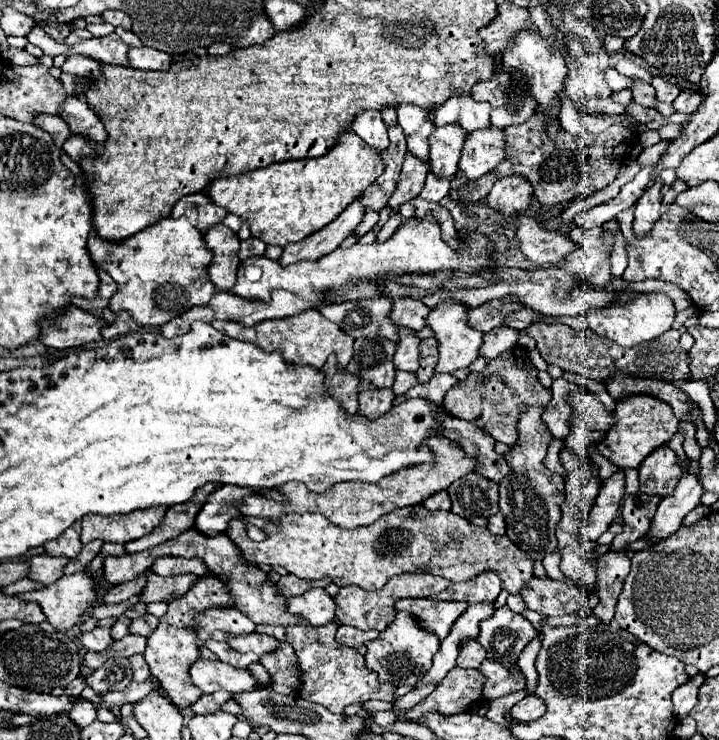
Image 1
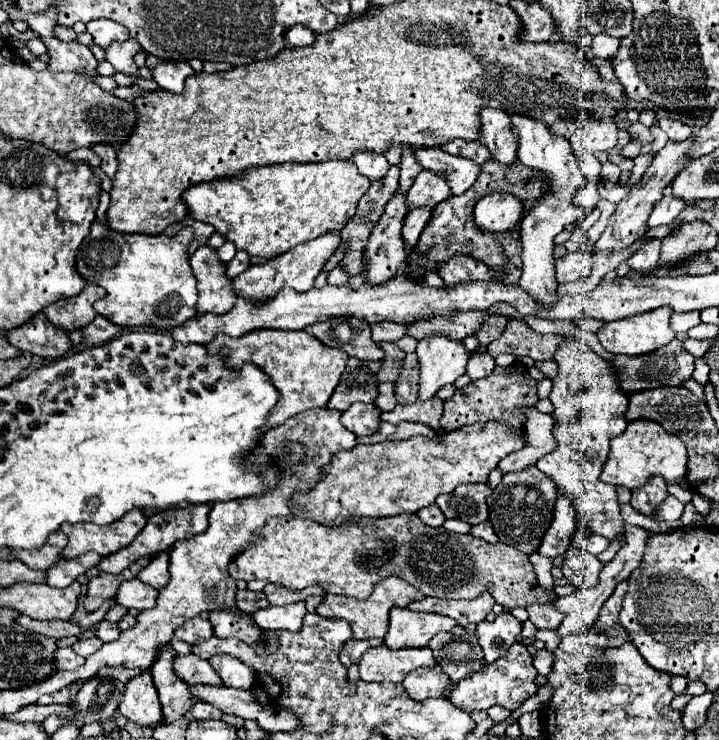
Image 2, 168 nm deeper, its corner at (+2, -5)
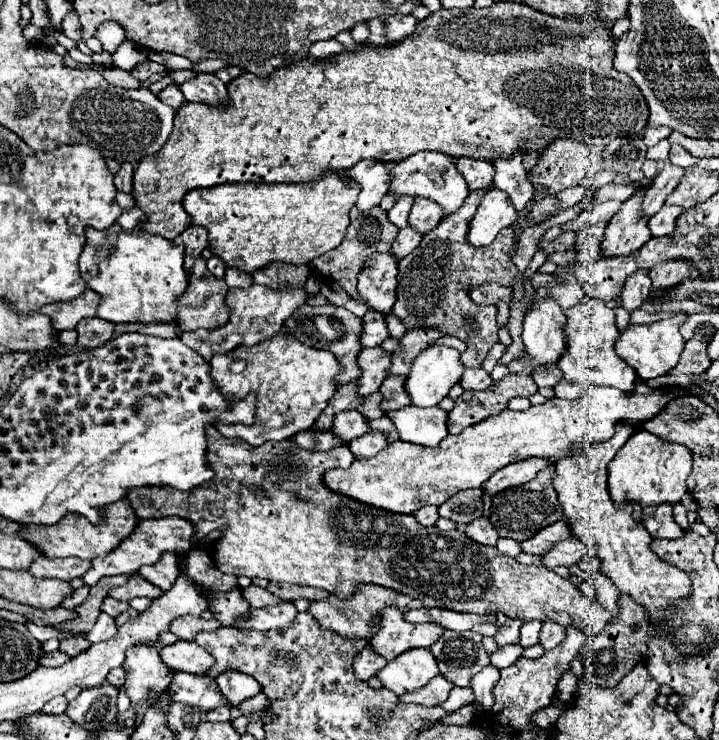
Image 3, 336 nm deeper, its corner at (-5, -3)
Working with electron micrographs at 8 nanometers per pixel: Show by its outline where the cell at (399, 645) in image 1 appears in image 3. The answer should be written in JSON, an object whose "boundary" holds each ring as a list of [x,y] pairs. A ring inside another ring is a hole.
{"boundary":[[[410,649],[388,661],[388,665],[380,669],[376,677],[386,689],[402,695],[424,687],[438,673],[438,663],[430,649]]]}

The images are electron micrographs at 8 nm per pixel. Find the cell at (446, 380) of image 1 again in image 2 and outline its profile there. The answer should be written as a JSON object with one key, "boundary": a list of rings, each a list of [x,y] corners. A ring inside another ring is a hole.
{"boundary":[[[433,397],[427,401],[415,401],[413,405],[397,405],[393,411],[383,413],[381,421],[389,421],[393,425],[399,425],[403,421],[415,421],[435,429],[437,433],[443,433],[439,425],[441,415],[443,415],[443,401],[439,397]]]}

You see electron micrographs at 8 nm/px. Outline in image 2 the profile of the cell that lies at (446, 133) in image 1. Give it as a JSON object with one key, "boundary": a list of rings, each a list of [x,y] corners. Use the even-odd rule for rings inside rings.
{"boundary":[[[421,171],[413,183],[413,187],[407,191],[407,209],[417,207],[429,207],[433,209],[437,203],[449,199],[449,187],[443,177],[437,177],[429,171]]]}

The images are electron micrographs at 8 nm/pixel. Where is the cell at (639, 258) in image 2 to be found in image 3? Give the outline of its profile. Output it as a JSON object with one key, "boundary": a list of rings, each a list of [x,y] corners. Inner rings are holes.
{"boundary":[[[638,269],[636,273],[632,273],[624,287],[622,287],[622,307],[630,313],[634,309],[638,309],[648,297],[650,297],[650,287],[652,287],[652,279],[648,277],[646,269]]]}

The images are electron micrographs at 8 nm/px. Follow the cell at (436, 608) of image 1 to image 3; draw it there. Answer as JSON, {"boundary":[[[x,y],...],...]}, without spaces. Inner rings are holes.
{"boundary":[[[388,607],[382,613],[382,627],[376,637],[370,639],[372,649],[380,653],[384,659],[392,661],[402,651],[414,647],[432,647],[438,637],[442,637],[446,629],[432,621],[428,623],[408,623],[404,613],[396,607]]]}

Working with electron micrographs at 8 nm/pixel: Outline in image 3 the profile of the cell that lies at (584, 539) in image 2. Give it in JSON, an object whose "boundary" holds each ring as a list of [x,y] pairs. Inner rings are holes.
{"boundary":[[[572,535],[572,537],[564,539],[562,543],[554,545],[554,549],[550,549],[548,555],[544,555],[544,565],[548,569],[552,569],[556,565],[566,565],[568,567],[568,565],[574,565],[580,559],[588,557],[590,551],[592,549],[588,545],[584,545],[576,535]]]}

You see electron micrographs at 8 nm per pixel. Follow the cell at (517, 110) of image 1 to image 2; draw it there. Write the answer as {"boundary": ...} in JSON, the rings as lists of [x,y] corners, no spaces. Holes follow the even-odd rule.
{"boundary":[[[481,109],[481,123],[483,127],[479,141],[489,149],[491,159],[497,159],[505,165],[513,165],[517,139],[511,131],[511,117],[499,109]]]}

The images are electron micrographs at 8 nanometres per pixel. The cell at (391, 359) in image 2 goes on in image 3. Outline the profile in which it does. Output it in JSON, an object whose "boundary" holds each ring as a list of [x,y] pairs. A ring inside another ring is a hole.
{"boundary":[[[382,347],[362,349],[362,353],[360,353],[362,375],[358,379],[360,393],[370,395],[370,393],[378,391],[382,381],[388,377],[390,365],[392,365],[392,355],[388,351],[384,351]]]}

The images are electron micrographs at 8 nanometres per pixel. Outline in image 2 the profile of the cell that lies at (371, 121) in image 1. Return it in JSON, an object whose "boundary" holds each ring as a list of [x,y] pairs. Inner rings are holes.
{"boundary":[[[359,151],[357,155],[353,155],[351,161],[357,165],[357,171],[371,181],[379,181],[389,171],[389,163],[387,163],[385,155],[379,155],[379,153]]]}

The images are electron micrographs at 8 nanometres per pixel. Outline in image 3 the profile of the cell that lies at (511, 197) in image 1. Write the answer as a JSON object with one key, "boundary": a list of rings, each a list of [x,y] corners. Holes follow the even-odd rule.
{"boundary":[[[490,189],[484,195],[484,199],[470,223],[468,241],[474,247],[490,245],[496,239],[496,235],[500,233],[500,229],[514,225],[516,219],[518,219],[518,211],[512,207],[508,193],[504,193],[500,189]]]}

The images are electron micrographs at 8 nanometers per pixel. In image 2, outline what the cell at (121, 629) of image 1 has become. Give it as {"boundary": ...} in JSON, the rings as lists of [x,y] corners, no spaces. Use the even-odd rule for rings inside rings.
{"boundary":[[[101,621],[99,625],[97,625],[97,629],[95,629],[95,637],[97,639],[101,639],[103,643],[111,643],[111,641],[115,641],[117,637],[119,637],[119,627],[115,625],[115,623],[109,623],[109,621]]]}

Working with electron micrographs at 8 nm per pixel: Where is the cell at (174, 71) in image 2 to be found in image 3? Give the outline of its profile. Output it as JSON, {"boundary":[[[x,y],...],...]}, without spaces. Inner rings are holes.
{"boundary":[[[196,73],[194,79],[188,79],[180,85],[180,91],[184,93],[186,101],[200,101],[208,105],[228,101],[226,85],[214,73]]]}

